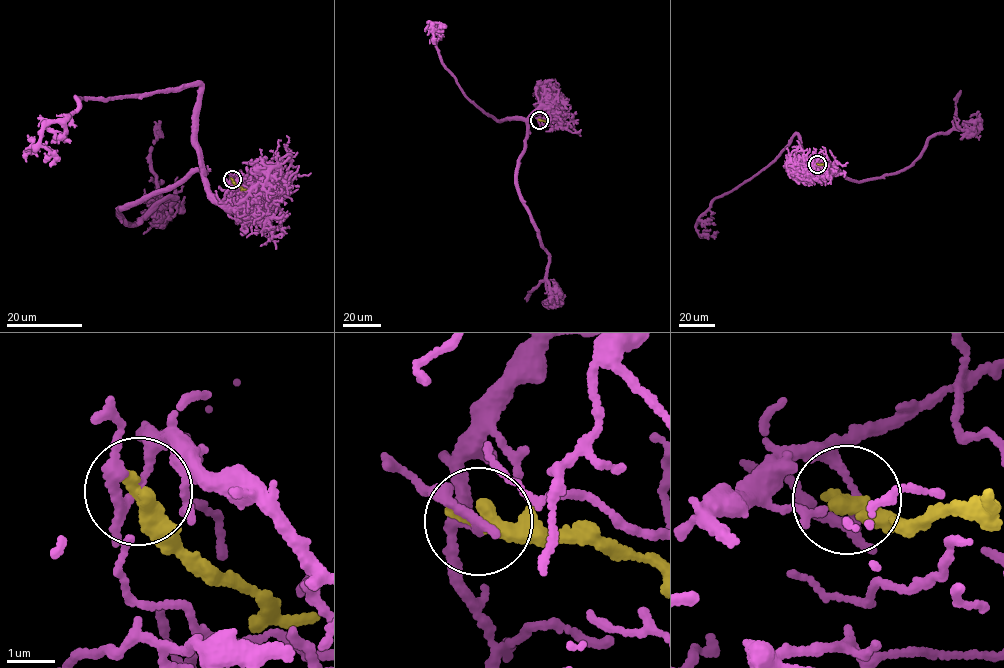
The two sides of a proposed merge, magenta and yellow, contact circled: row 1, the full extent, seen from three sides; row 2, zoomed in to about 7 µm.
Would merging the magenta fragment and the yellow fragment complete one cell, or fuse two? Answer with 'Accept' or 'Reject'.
Reject

